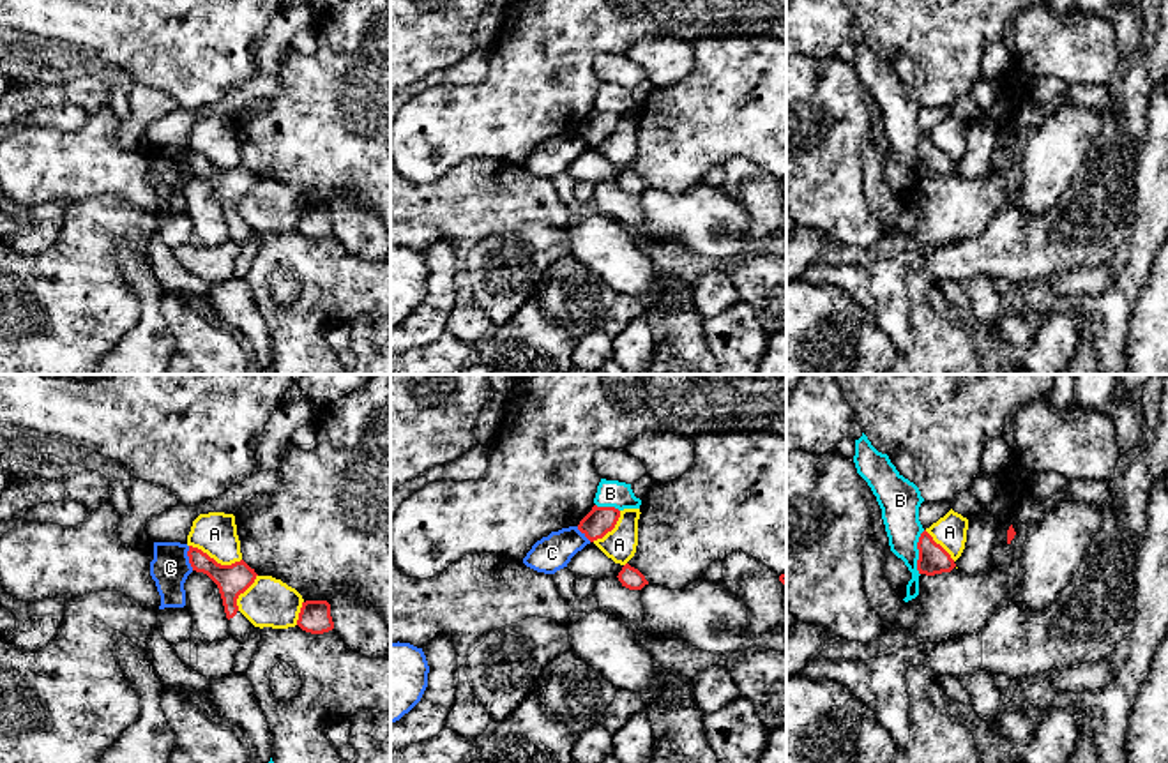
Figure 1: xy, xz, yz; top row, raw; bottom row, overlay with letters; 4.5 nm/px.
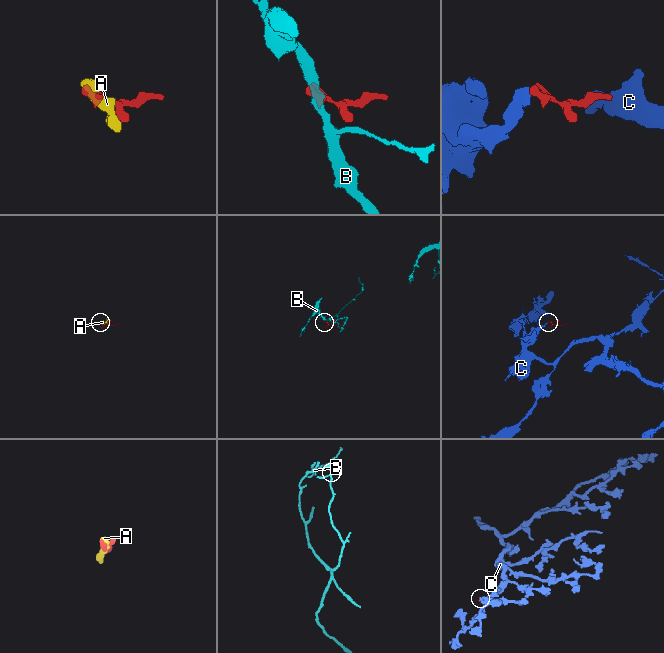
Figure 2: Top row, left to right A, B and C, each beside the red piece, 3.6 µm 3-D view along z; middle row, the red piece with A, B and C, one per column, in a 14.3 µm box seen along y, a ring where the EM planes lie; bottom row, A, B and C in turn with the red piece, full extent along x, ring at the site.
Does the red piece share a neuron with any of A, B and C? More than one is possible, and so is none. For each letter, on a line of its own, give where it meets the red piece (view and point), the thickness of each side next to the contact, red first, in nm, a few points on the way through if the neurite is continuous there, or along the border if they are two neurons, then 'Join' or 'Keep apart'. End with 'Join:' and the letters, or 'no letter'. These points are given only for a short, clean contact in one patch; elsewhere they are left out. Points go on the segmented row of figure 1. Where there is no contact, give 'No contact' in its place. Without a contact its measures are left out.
A: Touches red at xy (214, 560). Thickness 140 nm (red) against 190 nm. Keep apart
B: Touches red at yz (919, 553). Thickness 140 nm (red) against 180 nm. Boundary: yz (925, 530), (917, 541), (919, 574). Keep apart
C: Touches red at xy (189, 559). Thickness 140 nm (red) against 180 nm. Boundary: xy (188, 546), (188, 562), (193, 569). Keep apart
Join: no letter

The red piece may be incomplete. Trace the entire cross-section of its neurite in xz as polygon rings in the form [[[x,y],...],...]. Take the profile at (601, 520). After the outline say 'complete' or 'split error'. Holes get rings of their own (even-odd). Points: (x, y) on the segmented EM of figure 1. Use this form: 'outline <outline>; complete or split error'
outline [[[597,507],[580,521],[578,530],[590,540],[603,539],[611,532],[620,517],[620,510],[615,507]]]; complete

